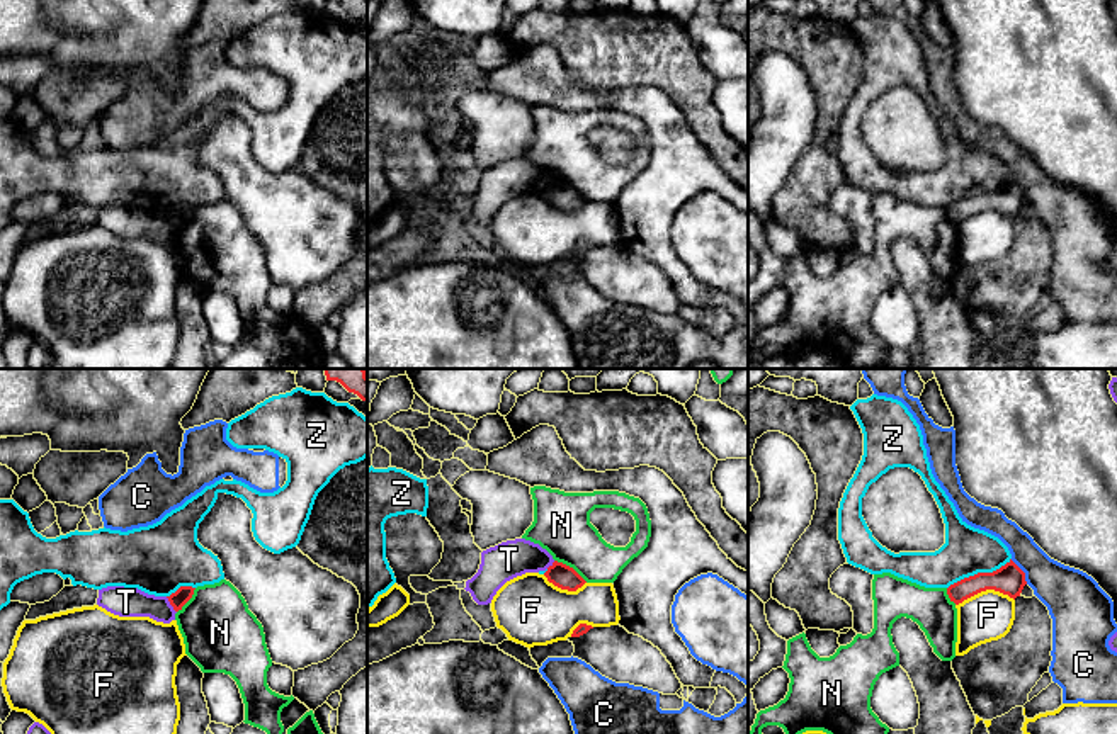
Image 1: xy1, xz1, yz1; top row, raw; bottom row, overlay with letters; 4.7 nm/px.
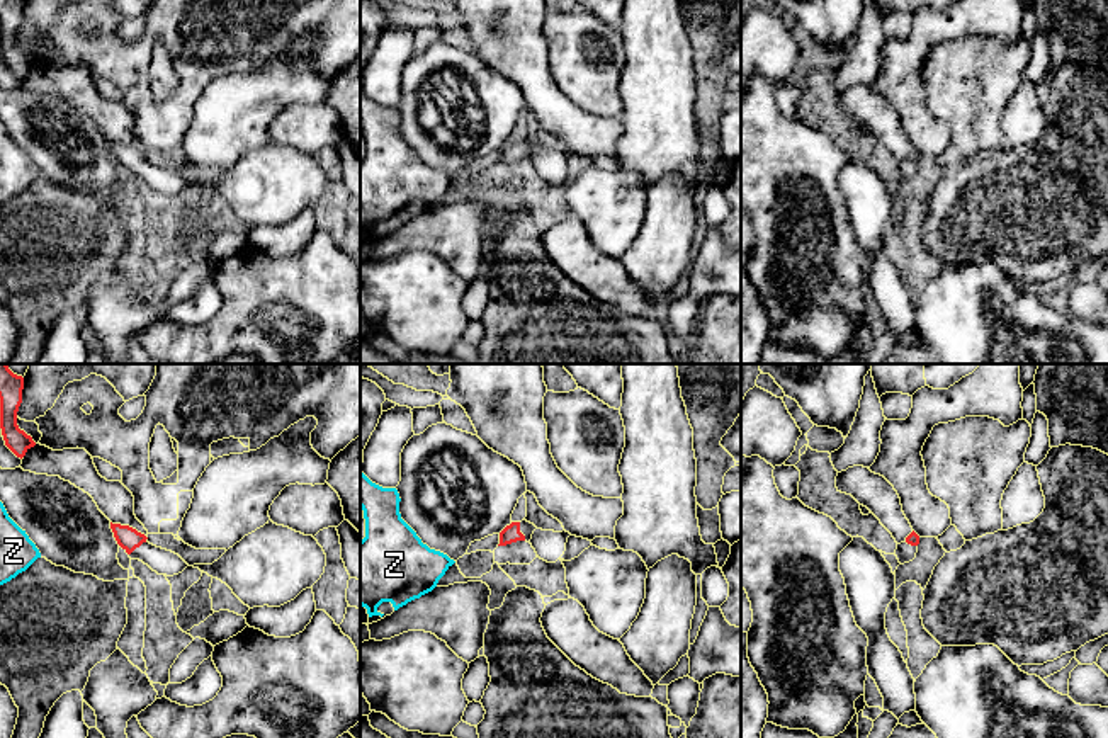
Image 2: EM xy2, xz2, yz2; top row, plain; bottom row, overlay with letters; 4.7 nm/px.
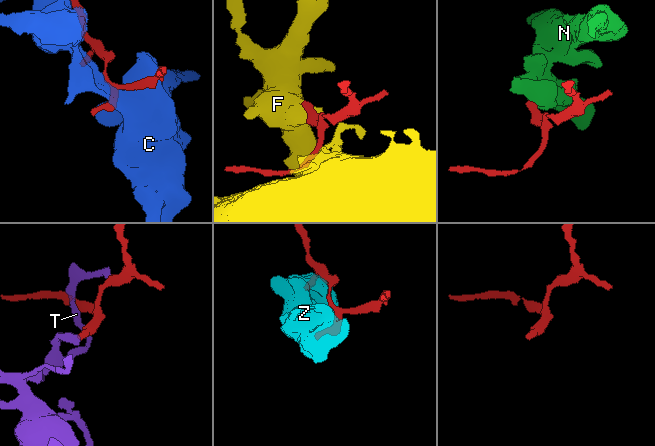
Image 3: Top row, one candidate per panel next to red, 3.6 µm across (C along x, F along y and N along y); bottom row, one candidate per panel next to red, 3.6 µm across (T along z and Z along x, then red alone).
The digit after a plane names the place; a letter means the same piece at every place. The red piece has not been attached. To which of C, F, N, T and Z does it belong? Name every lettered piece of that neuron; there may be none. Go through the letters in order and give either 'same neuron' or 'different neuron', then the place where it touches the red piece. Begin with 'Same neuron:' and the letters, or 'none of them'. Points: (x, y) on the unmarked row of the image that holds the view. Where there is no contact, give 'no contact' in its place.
Same neuron: none of them
C: different neuron; meets red in yz1 at (1022, 191)
F: different neuron; meets red in yz1 at (985, 209)
N: different neuron; meets red in xz1 at (572, 187)
T: different neuron; meets red in xy1 at (170, 223)
Z: different neuron; meets red in yz1 at (978, 192)

